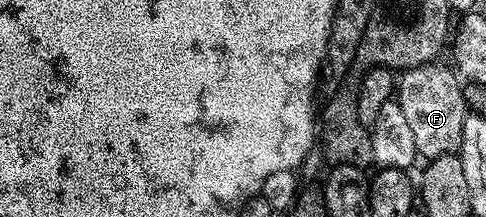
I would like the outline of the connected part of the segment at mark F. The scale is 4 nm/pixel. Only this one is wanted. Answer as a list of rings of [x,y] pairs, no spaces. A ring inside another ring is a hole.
[[[425,64],[405,69],[401,73],[404,75],[399,75],[398,78],[398,101],[402,113],[410,123],[417,155],[424,160],[431,160],[443,154],[455,154],[459,151],[462,144],[462,126],[466,117],[464,90],[460,87],[461,79],[451,69],[448,71],[446,67],[436,65],[440,64]]]

